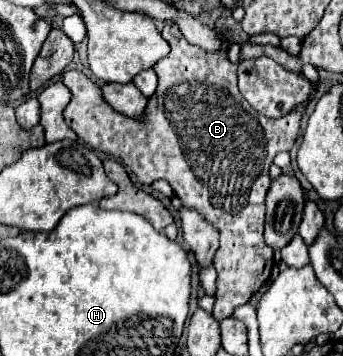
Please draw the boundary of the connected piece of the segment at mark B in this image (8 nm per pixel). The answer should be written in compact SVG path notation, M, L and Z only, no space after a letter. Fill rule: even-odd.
M166 24L160 32L162 38L170 44L170 54L154 64L154 72L158 74L158 90L148 100L148 110L142 120L126 118L118 114L102 96L98 84L94 84L86 74L78 70L68 70L62 74L62 84L72 92L70 104L64 110L66 124L78 134L78 138L92 146L94 150L102 150L130 168L136 182L142 186L150 186L154 180L164 178L172 186L174 194L182 200L184 206L196 208L206 216L208 222L218 226L220 230L220 248L214 256L214 266L218 270L216 280L216 304L214 318L224 320L230 318L238 306L250 302L250 298L260 290L262 284L270 278L272 272L272 256L274 250L264 242L264 198L270 188L268 170L278 152L290 150L300 134L300 118L306 106L298 106L290 116L270 120L250 108L250 104L242 98L236 86L236 64L228 60L230 42L226 40L226 50L218 50L218 54L210 54L200 46L190 44L178 26Z

